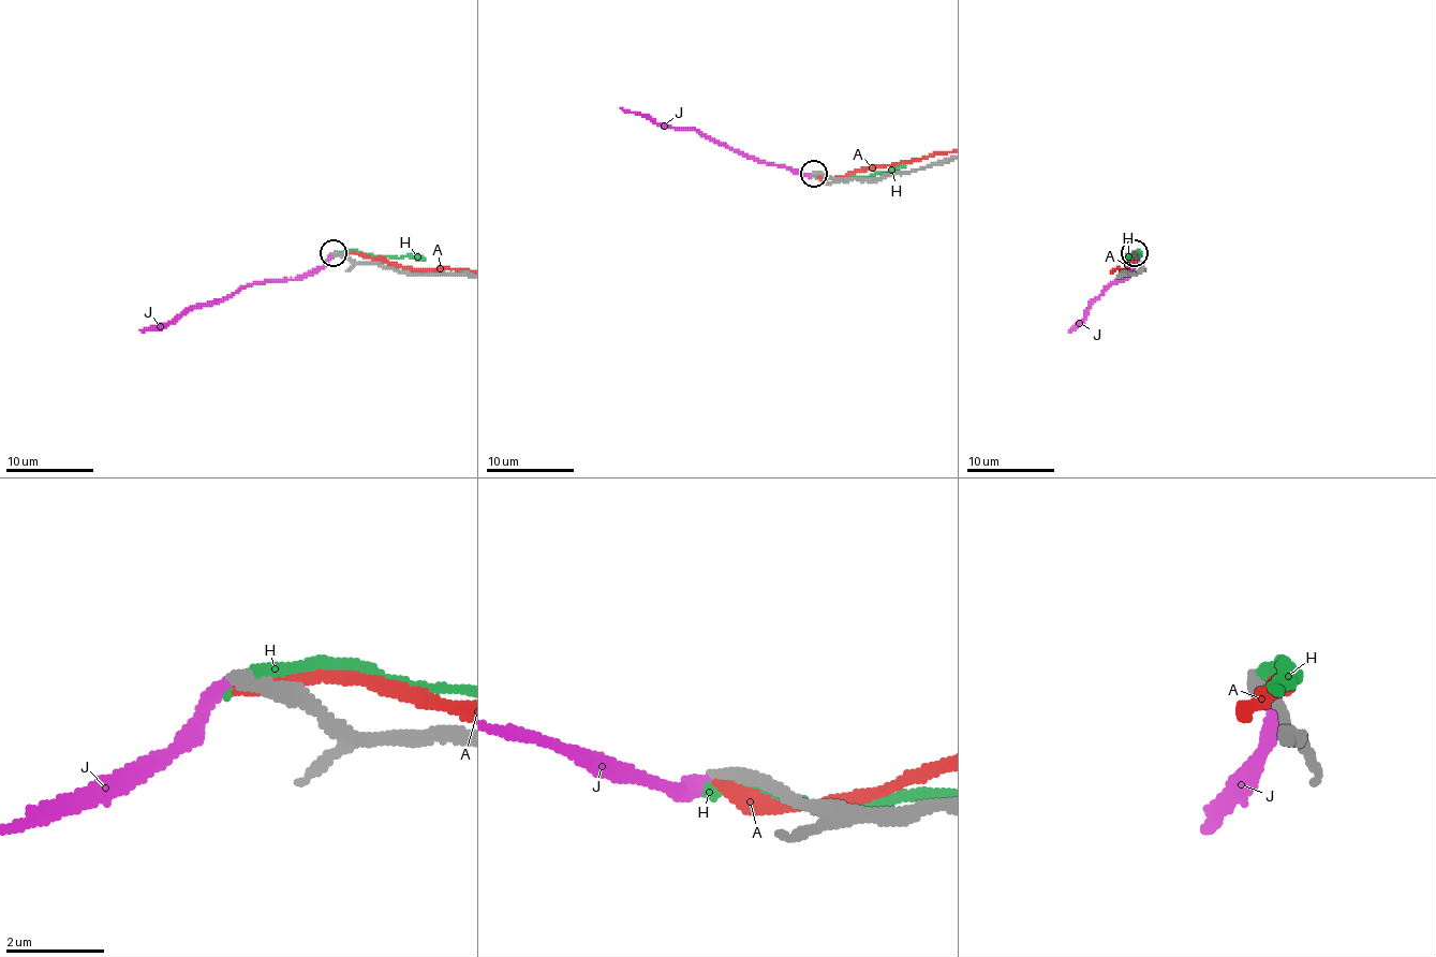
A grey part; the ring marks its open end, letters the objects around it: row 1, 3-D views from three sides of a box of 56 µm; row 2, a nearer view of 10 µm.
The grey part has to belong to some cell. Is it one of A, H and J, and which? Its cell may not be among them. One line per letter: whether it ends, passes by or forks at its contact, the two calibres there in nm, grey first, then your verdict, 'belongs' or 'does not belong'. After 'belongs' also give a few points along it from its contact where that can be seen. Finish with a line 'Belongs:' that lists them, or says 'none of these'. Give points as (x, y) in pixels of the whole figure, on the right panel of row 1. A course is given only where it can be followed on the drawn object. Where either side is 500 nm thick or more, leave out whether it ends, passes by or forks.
A: it ends | 340/320 nm | does not belong
H: it ends | 340/280 nm | does not belong
J: it ends | 280/280 nm | belongs
Belongs: J

